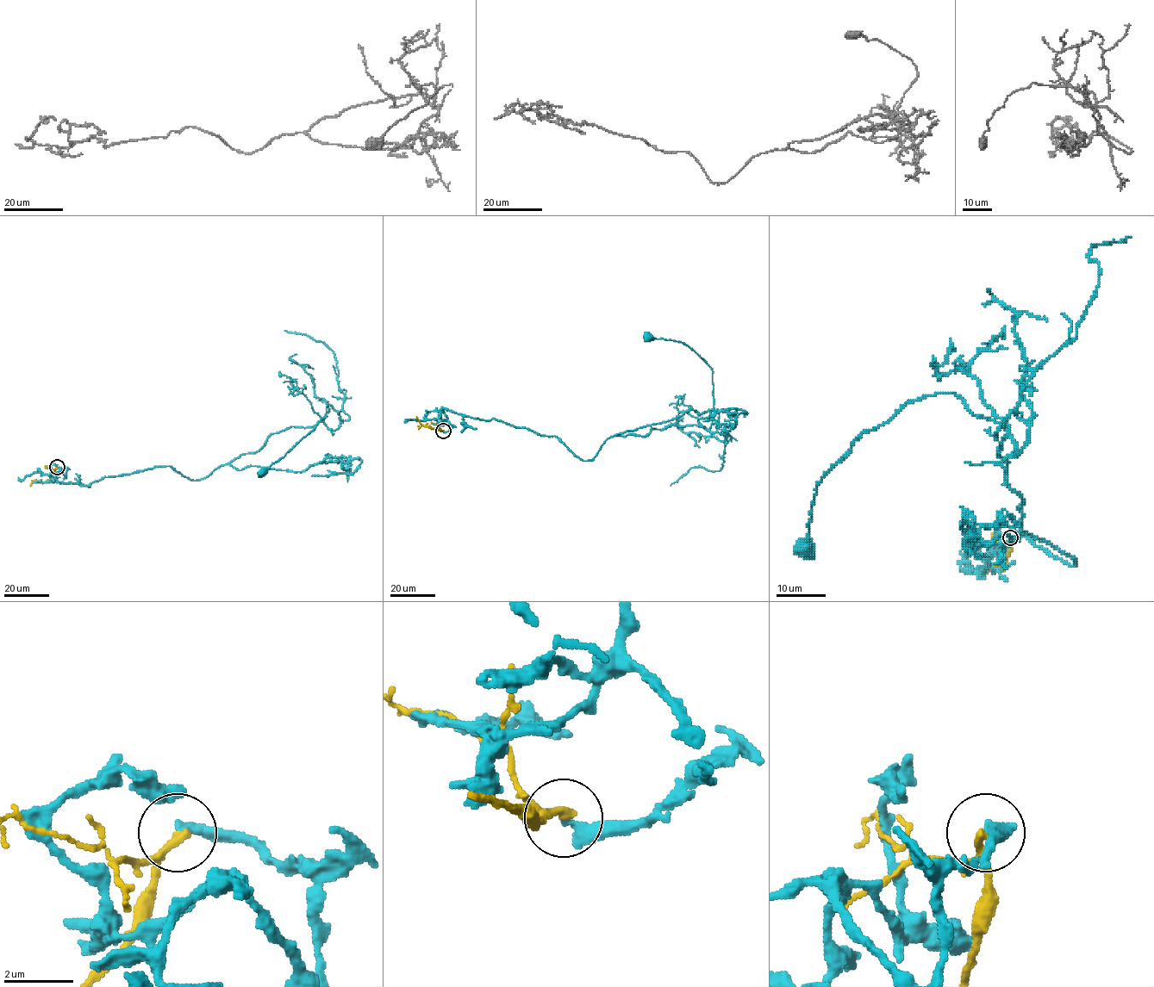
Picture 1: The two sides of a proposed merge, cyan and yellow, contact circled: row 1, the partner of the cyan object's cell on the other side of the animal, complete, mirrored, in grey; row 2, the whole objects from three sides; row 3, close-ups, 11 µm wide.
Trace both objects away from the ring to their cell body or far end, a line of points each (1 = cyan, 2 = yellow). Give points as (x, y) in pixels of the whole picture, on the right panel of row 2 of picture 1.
1: (1010, 536), (963, 568), (1022, 534), (1076, 564), (1021, 528), (1001, 424), (939, 394), (852, 443), (807, 547)
2: (1010, 536), (1005, 567), (988, 570), (979, 579)

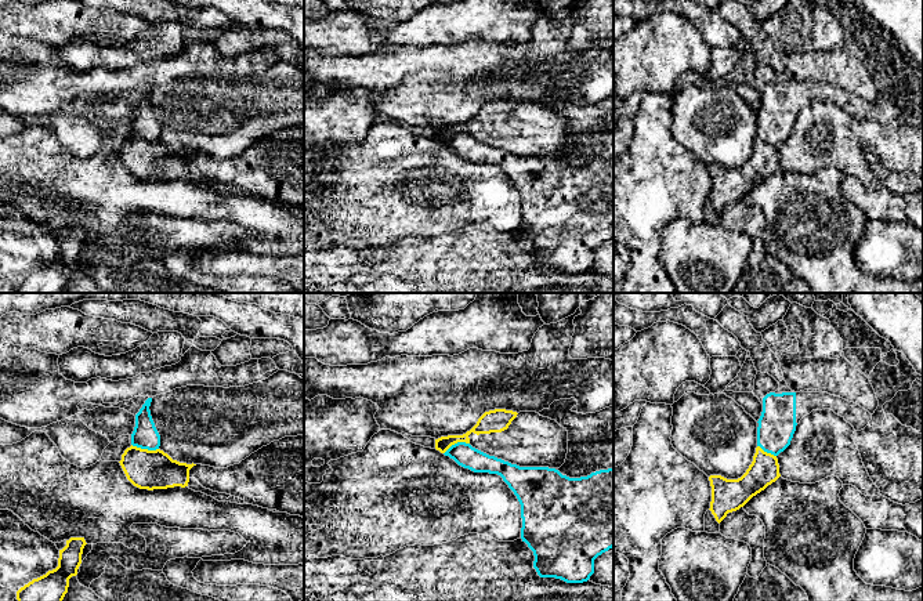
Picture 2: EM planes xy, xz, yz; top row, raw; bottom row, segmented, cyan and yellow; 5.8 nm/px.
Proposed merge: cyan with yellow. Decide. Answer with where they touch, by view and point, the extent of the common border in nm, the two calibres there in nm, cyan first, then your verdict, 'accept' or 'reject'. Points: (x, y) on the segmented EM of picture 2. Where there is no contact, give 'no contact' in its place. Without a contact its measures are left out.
xy (145, 448) | 160 nm | 150/220 nm | reject

